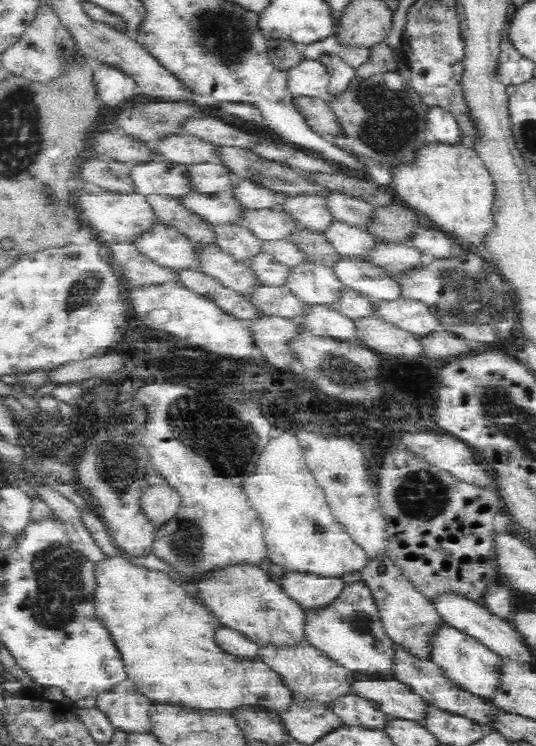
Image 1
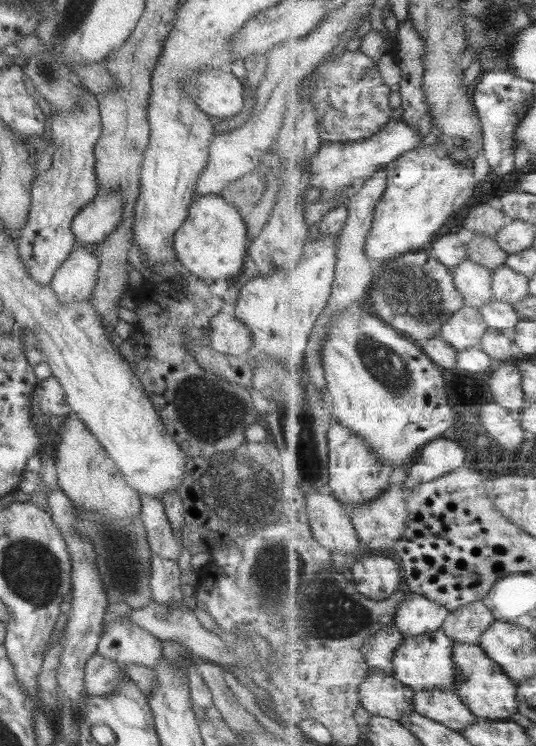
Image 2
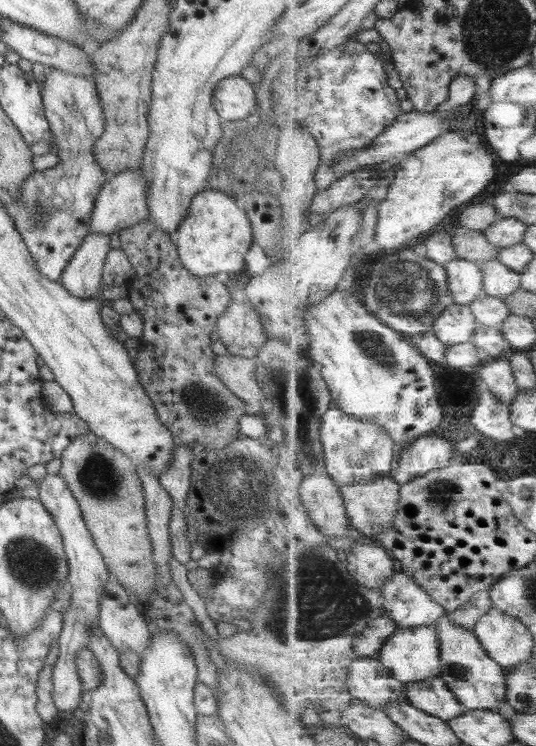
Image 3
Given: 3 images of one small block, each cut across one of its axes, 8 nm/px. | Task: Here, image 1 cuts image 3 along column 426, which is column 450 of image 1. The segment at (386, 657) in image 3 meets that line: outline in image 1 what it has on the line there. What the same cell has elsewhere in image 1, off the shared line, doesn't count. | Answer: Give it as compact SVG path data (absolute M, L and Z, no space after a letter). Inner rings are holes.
M445 623L438 625L429 632L427 638L430 661L437 665L446 678L454 682L461 690L478 696L482 700L493 700L494 690L498 686L498 668L500 668L500 657L492 652L485 644L467 634L460 632Z

